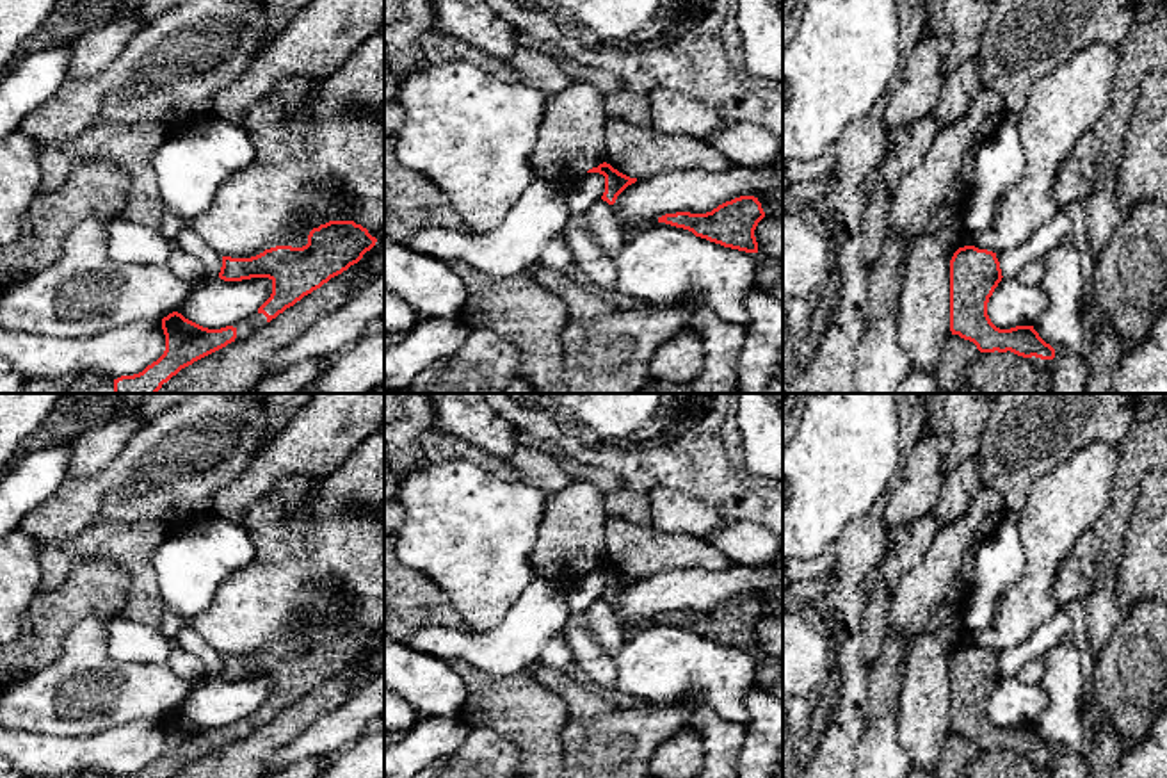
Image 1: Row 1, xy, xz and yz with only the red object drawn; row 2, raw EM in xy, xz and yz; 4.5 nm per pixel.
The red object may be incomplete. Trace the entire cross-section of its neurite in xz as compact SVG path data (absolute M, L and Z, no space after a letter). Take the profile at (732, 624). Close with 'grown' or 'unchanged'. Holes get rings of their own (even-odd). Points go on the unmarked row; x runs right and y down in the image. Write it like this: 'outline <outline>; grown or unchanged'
outline M740 595L726 600L706 612L676 611L658 616L676 627L692 630L696 636L724 646L758 652L754 628L765 616L761 602L754 595Z; unchanged

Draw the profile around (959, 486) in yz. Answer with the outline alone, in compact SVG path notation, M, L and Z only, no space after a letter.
M977 458L962 459L952 472L945 474L939 497L930 513L938 525L945 527L959 518L980 488L982 482Z

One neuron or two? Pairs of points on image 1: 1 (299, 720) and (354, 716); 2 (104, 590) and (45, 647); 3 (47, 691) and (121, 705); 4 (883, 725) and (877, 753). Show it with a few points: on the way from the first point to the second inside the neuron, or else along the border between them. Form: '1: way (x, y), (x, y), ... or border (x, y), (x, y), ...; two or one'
1: border (353, 695), (322, 713), (285, 745); two
2: way (88, 595), (52, 631); one
3: way (63, 700), (102, 700); one
4: way (881, 732), (877, 746); one

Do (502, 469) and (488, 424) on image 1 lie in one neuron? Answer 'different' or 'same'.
different

